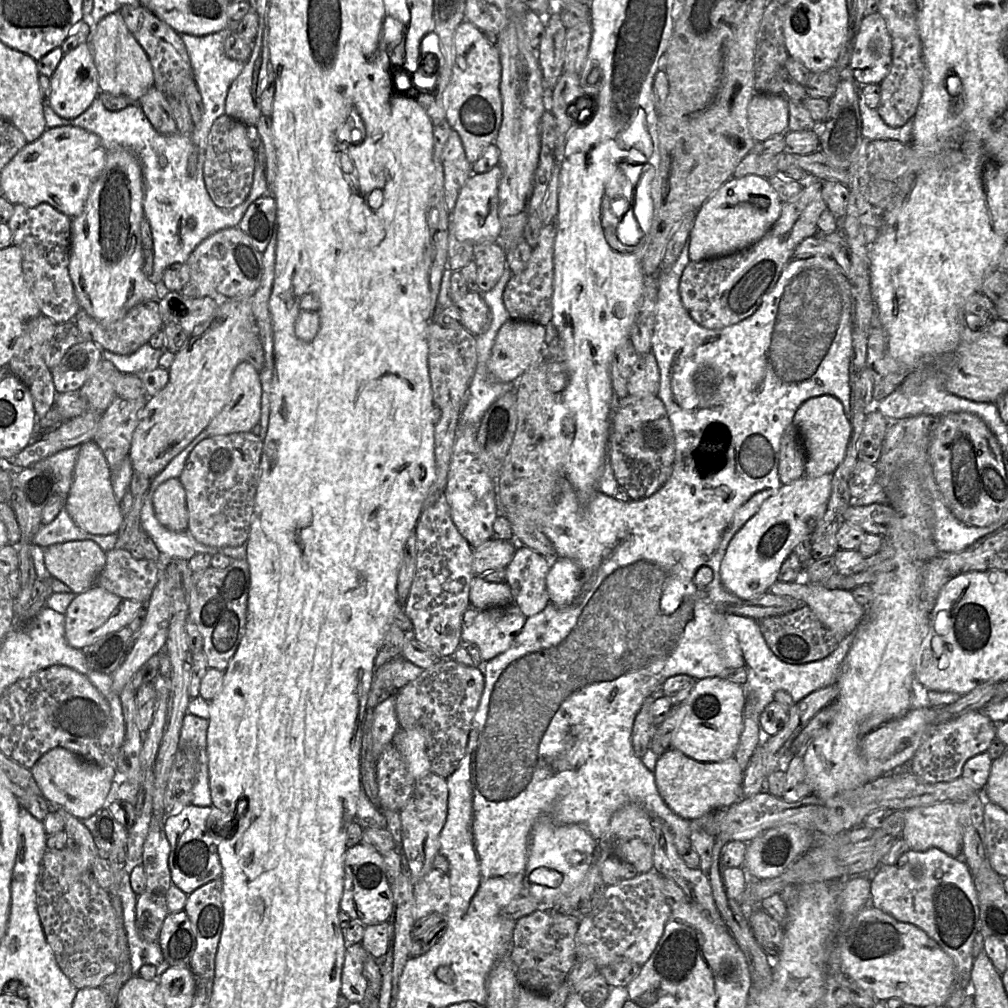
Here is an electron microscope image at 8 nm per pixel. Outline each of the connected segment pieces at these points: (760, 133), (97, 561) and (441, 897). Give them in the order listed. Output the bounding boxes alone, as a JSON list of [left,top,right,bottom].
[[747,93,789,143],[44,540,106,594],[413,869,451,921]]

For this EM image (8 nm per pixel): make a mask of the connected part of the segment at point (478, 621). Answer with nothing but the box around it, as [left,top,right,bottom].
[461,603,526,662]

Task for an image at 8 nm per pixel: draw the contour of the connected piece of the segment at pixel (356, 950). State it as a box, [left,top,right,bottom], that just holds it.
[340,943,369,1003]

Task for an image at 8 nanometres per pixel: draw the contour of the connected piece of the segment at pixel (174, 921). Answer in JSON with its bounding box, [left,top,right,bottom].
[158,910,196,966]

